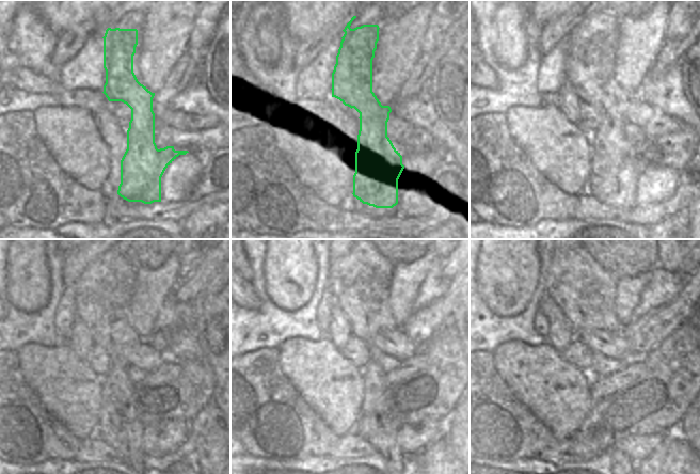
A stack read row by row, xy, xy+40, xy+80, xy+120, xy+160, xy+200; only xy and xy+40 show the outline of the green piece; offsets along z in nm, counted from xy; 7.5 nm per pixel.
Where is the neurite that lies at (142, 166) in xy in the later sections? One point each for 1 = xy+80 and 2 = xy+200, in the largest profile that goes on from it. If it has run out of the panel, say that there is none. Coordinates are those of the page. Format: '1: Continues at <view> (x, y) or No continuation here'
1: Continues at xy+80 (613, 180)
2: Continues at xy+200 (579, 290).

